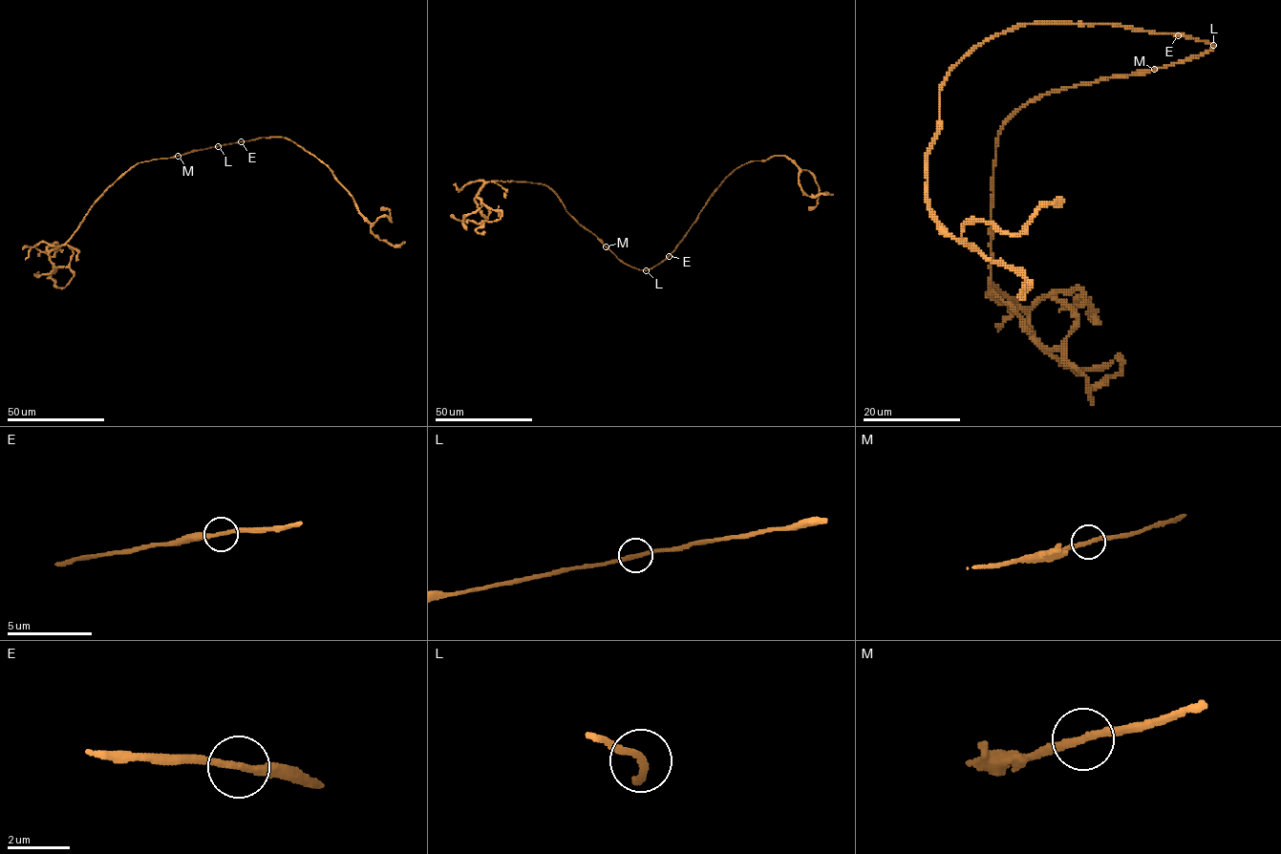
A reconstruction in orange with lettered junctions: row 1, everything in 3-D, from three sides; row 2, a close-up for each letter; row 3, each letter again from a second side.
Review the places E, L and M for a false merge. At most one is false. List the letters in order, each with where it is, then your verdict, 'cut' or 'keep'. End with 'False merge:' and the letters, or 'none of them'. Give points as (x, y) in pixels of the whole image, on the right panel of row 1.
E: (1178, 35) | keep
L: (1213, 45) | keep
M: (1154, 69) | keep
False merge: none of them

